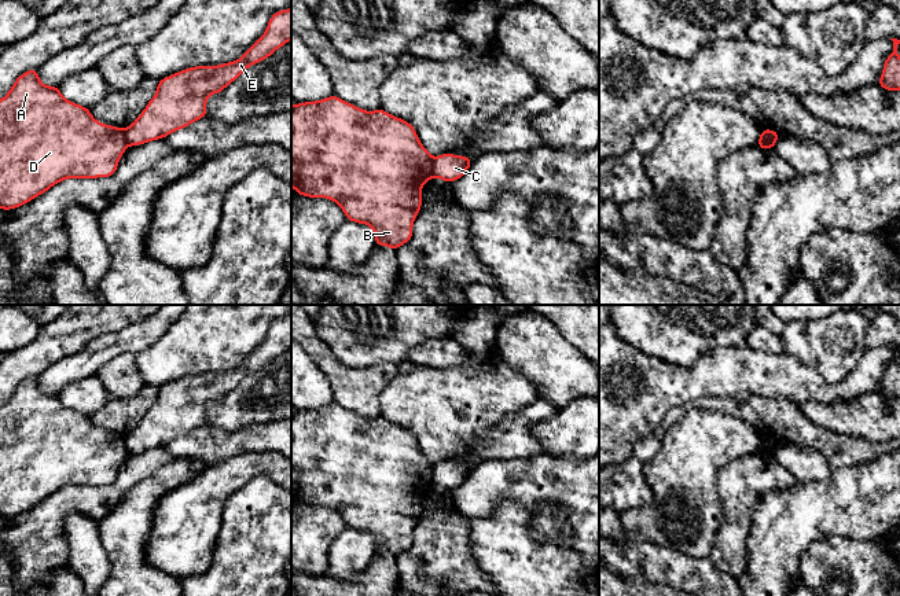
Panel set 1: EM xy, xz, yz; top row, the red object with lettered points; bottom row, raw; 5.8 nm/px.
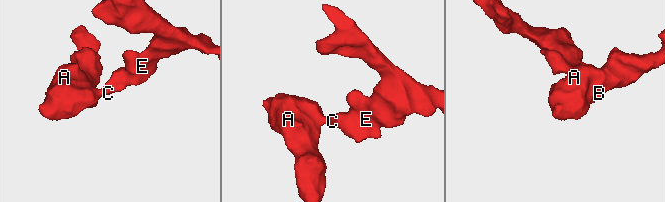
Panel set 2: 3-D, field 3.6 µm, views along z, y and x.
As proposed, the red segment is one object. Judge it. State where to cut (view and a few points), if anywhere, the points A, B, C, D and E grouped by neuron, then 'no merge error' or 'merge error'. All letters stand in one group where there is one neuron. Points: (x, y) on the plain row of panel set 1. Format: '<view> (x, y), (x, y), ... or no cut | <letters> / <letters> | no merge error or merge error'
xz (434, 466), (432, 484) | A B D / C E | merge error

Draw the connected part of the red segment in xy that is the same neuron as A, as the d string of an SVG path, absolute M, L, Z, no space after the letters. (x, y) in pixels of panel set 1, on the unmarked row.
M37 376L27 378L0 406L0 516L19 515L66 486L111 485L126 455L124 437L98 430L89 416L66 408L58 394L41 391Z

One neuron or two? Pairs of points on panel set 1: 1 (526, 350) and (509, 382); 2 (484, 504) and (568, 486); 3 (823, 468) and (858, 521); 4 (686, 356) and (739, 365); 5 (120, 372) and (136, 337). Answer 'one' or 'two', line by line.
1: two
2: one
3: two
4: two
5: two

